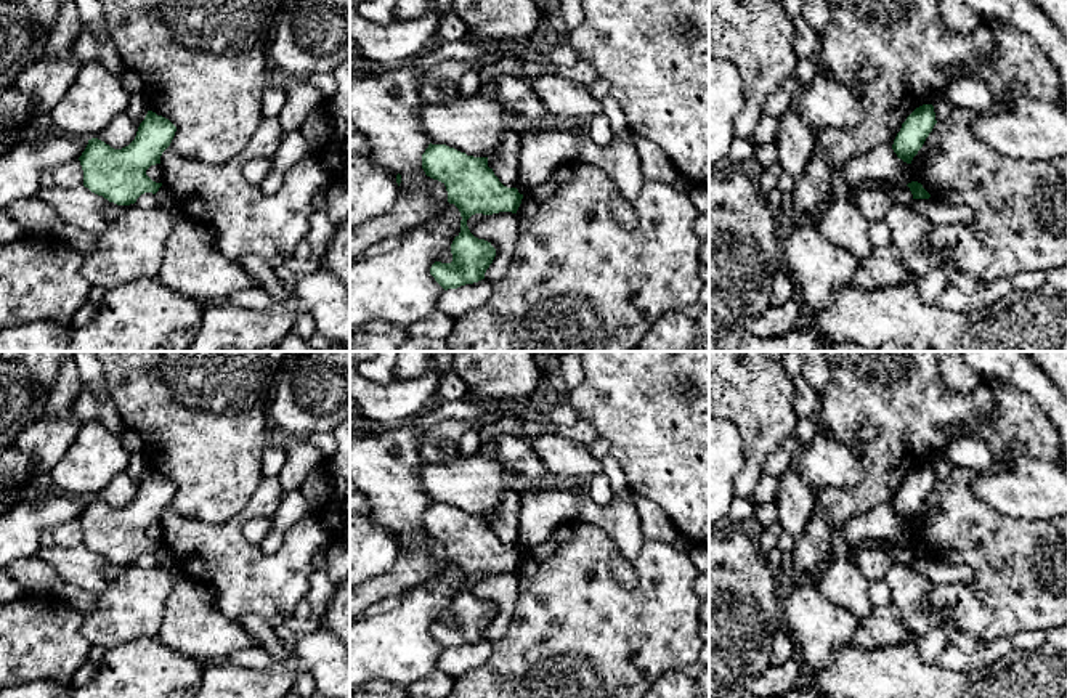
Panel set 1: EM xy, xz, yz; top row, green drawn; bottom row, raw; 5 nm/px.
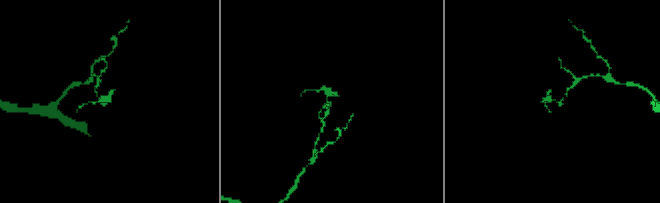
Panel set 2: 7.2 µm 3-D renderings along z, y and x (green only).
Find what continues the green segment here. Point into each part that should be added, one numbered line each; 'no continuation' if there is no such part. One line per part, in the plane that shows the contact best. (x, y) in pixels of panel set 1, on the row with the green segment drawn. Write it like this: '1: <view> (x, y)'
no continuation

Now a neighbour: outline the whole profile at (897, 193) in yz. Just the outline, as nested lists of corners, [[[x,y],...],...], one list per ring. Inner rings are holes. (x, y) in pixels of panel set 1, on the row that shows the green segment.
[[[879,180],[879,189],[884,193],[892,204],[907,204],[911,205],[913,194],[907,185],[891,183],[887,180]]]

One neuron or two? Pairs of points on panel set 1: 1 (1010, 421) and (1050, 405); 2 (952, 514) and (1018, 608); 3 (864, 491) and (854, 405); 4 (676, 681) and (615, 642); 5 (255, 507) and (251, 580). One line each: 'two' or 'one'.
1: two
2: one
3: one
4: two
5: one

